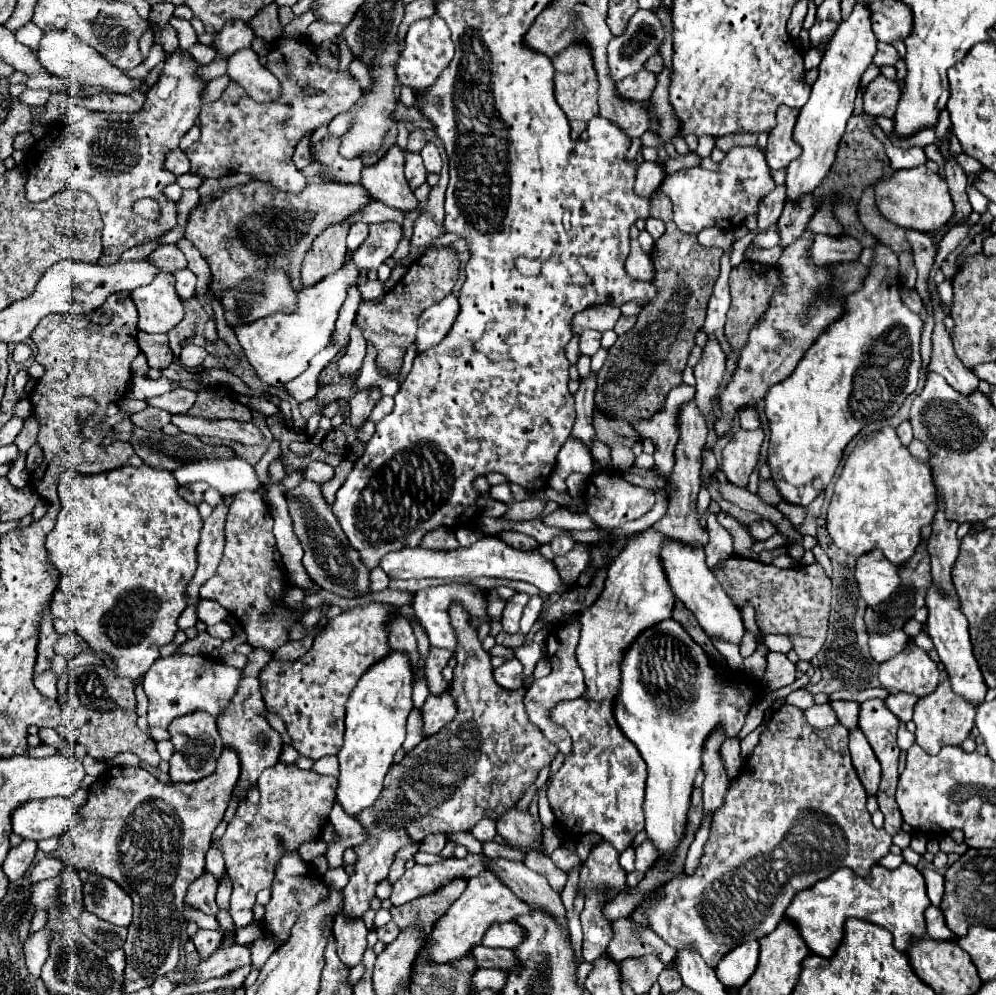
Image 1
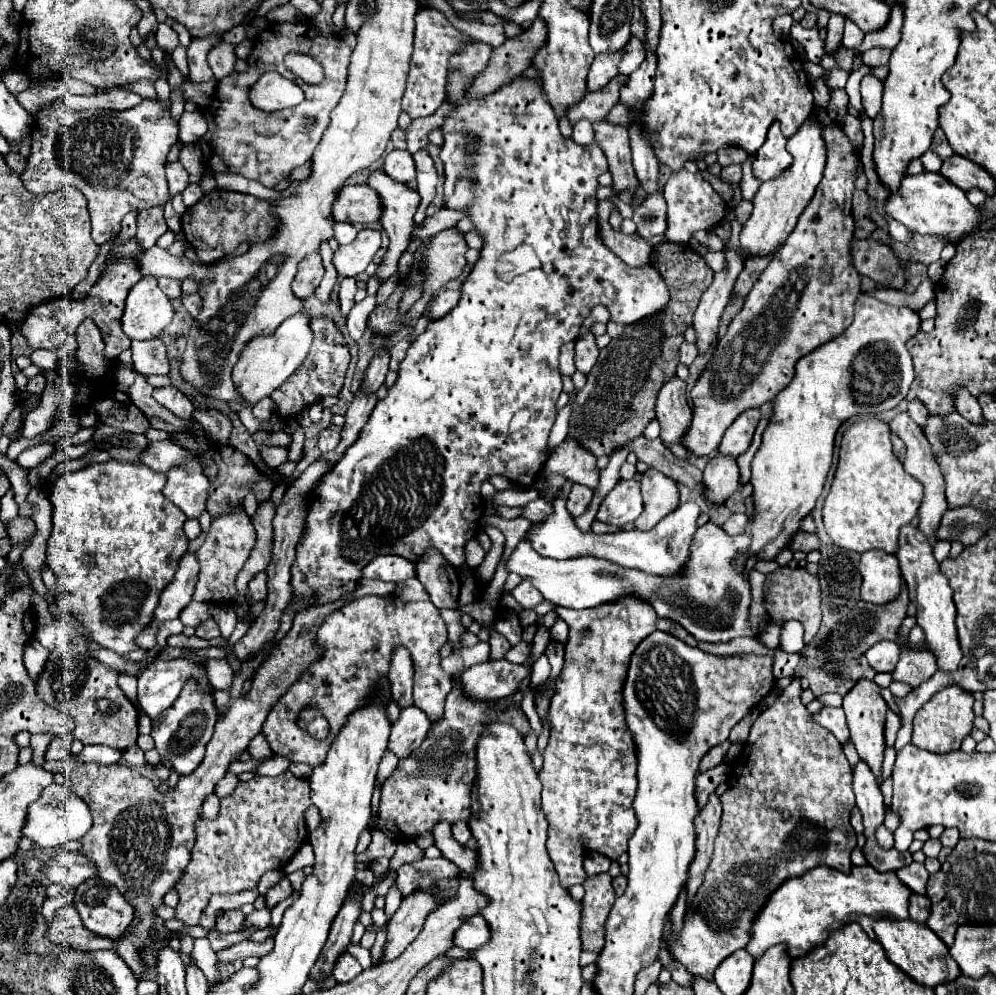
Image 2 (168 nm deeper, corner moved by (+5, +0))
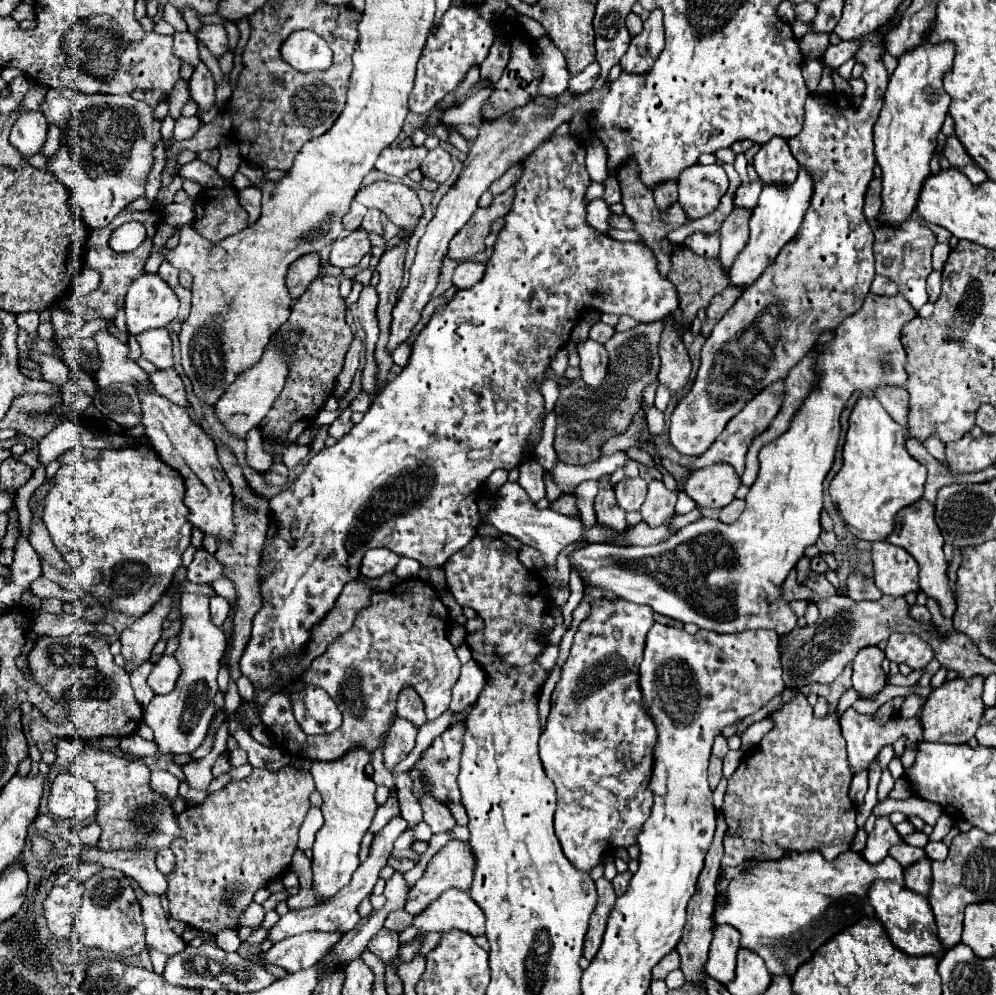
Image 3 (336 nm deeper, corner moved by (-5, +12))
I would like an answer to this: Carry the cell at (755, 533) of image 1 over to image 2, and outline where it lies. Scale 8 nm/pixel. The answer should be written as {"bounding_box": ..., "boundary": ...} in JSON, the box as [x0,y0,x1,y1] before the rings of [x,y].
{"bounding_box":[721,514,749,536],"boundary":[[[731,514],[731,518],[721,526],[727,534],[731,536],[737,536],[737,534],[743,534],[745,528],[749,524],[749,516],[747,514]]]}

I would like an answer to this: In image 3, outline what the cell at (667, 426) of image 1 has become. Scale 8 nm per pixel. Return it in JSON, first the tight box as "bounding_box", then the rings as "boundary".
{"bounding_box":[641,480,677,526],"boundary":[[[653,480],[649,484],[649,492],[647,498],[641,506],[641,516],[643,520],[651,526],[663,526],[673,518],[673,506],[675,506],[675,492],[677,490],[669,490],[665,488],[663,480]]]}

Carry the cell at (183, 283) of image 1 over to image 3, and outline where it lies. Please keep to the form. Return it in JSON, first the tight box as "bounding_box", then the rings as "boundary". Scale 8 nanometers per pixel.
{"bounding_box":[157,260,179,288],"boundary":[[[163,260],[163,264],[159,266],[159,272],[157,272],[157,274],[159,274],[159,276],[161,276],[161,278],[171,286],[171,288],[179,284],[179,278],[177,278],[179,270],[177,270],[177,268],[173,268],[167,260]]]}

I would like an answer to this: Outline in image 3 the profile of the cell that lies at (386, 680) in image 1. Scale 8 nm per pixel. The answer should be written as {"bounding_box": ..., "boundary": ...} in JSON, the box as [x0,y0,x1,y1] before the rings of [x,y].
{"bounding_box":[311,748,375,898],"boundary":[[[355,748],[347,752],[347,756],[335,762],[313,762],[311,776],[315,780],[317,792],[323,796],[321,812],[325,816],[325,824],[317,832],[313,844],[313,890],[321,898],[331,898],[339,888],[349,884],[353,872],[359,866],[359,844],[371,820],[375,816],[375,782],[365,772],[369,764],[369,752],[363,748]]]}

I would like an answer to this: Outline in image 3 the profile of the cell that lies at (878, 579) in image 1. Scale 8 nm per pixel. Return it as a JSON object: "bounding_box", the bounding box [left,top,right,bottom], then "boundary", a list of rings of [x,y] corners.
{"bounding_box":[873,542,919,596],"boundary":[[[873,542],[875,586],[889,596],[905,596],[919,590],[919,564],[907,550],[889,542]]]}

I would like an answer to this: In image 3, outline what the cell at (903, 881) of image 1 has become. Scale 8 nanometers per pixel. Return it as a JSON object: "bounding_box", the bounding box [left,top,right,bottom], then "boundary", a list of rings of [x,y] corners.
{"bounding_box":[713,850,903,976],"boundary":[[[851,850],[831,862],[819,852],[789,852],[777,860],[751,860],[743,866],[721,870],[717,884],[727,880],[729,888],[721,892],[717,886],[717,900],[723,906],[713,912],[713,920],[739,930],[739,946],[761,956],[773,976],[793,976],[821,944],[859,922],[865,912],[871,916],[867,890],[877,878],[903,884],[903,866],[889,856],[879,864],[867,864],[863,856]]]}

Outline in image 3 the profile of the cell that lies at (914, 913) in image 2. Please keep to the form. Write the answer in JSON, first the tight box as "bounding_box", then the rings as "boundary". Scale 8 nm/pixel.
{"bounding_box":[903,858,931,896],"boundary":[[[923,858],[923,860],[907,866],[903,876],[905,876],[905,886],[907,888],[927,896],[929,886],[931,886],[931,860]]]}

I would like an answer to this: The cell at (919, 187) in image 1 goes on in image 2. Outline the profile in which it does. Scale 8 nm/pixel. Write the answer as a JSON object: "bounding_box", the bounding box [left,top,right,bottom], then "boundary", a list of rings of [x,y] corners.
{"bounding_box":[885,172,979,240],"boundary":[[[933,172],[903,176],[899,190],[885,200],[885,214],[905,224],[913,234],[939,234],[951,240],[959,240],[965,232],[979,226],[979,210],[971,206],[965,192]]]}

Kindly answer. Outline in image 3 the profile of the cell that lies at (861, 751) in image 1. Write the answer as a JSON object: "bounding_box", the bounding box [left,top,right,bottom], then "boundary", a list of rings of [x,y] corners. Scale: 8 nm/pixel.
{"bounding_box":[861,816,901,864],"boundary":[[[887,816],[877,818],[875,822],[875,830],[869,834],[865,848],[861,850],[863,860],[867,860],[869,864],[877,864],[887,856],[887,848],[891,848],[891,844],[901,844],[901,836],[893,830],[893,824],[889,822]]]}

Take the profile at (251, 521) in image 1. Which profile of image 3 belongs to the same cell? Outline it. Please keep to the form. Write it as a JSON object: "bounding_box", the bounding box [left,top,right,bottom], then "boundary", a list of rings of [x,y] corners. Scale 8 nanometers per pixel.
{"bounding_box":[187,548,223,584],"boundary":[[[199,548],[193,556],[193,562],[187,566],[187,580],[195,584],[209,584],[211,580],[221,576],[223,576],[223,566],[215,560],[215,556]]]}

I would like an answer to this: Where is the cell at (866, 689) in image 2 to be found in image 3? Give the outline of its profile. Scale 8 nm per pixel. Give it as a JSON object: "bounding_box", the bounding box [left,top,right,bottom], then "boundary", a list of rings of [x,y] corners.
{"bounding_box":[853,646,887,698],"boundary":[[[877,646],[863,648],[853,660],[853,688],[861,698],[869,698],[887,686],[887,676],[881,670],[885,654]]]}

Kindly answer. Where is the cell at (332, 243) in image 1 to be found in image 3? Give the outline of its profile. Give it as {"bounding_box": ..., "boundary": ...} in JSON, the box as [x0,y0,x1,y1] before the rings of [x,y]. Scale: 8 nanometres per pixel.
{"bounding_box":[287,254,319,300],"boundary":[[[307,254],[295,260],[287,272],[287,290],[291,300],[297,300],[315,276],[319,276],[319,254]]]}

